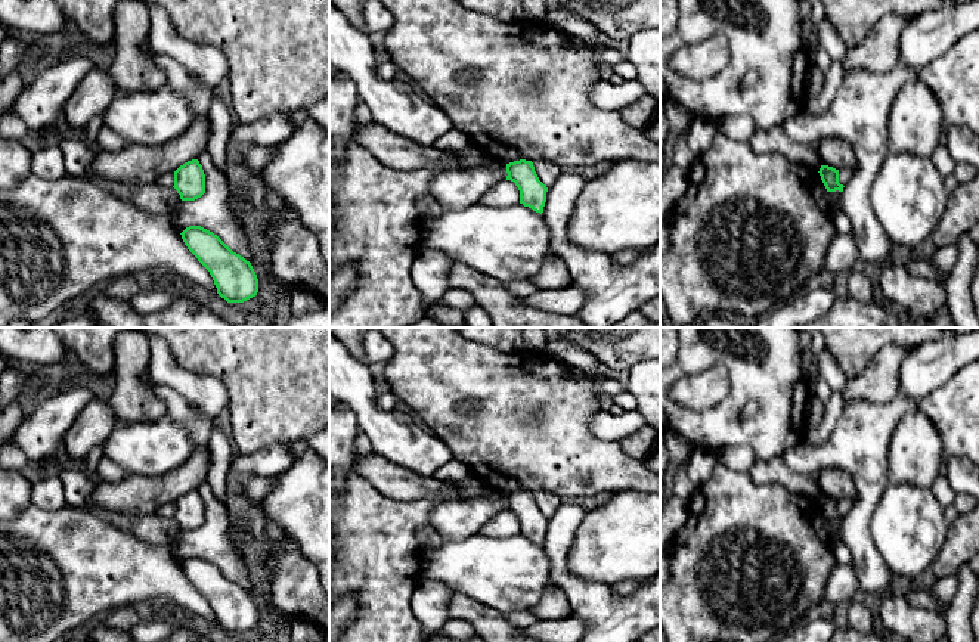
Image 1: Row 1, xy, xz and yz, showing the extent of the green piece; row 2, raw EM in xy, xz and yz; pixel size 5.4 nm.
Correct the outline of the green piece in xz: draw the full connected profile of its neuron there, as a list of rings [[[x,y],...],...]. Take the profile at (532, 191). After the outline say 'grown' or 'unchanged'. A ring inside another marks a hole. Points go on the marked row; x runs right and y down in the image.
[[[520,159],[506,164],[506,179],[493,184],[483,196],[487,207],[512,207],[517,202],[543,213],[548,187],[539,180],[533,162]]]; grown

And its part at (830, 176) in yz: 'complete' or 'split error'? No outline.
split error

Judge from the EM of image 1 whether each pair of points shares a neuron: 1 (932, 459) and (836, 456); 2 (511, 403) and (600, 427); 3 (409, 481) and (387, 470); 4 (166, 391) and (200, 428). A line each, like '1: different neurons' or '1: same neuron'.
1: different neurons
2: different neurons
3: same neuron
4: same neuron

